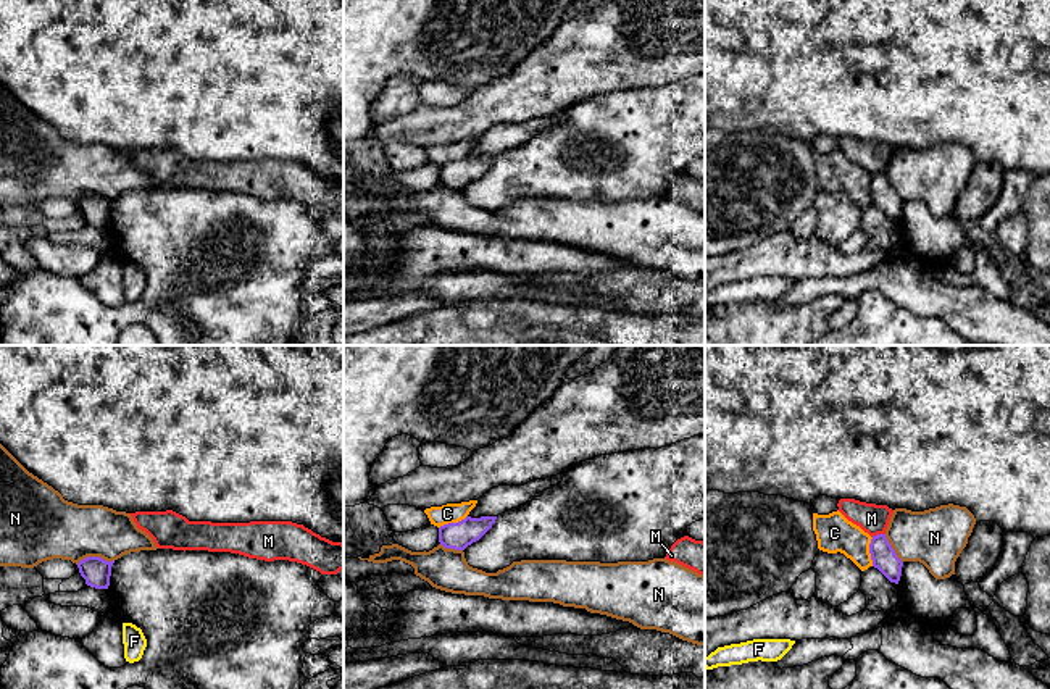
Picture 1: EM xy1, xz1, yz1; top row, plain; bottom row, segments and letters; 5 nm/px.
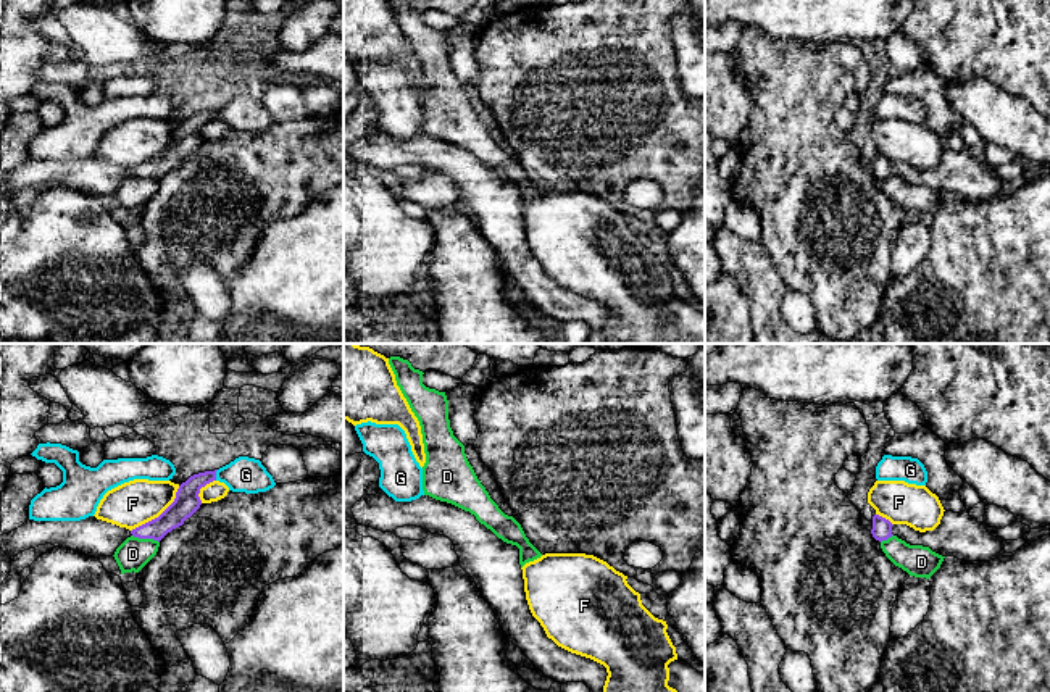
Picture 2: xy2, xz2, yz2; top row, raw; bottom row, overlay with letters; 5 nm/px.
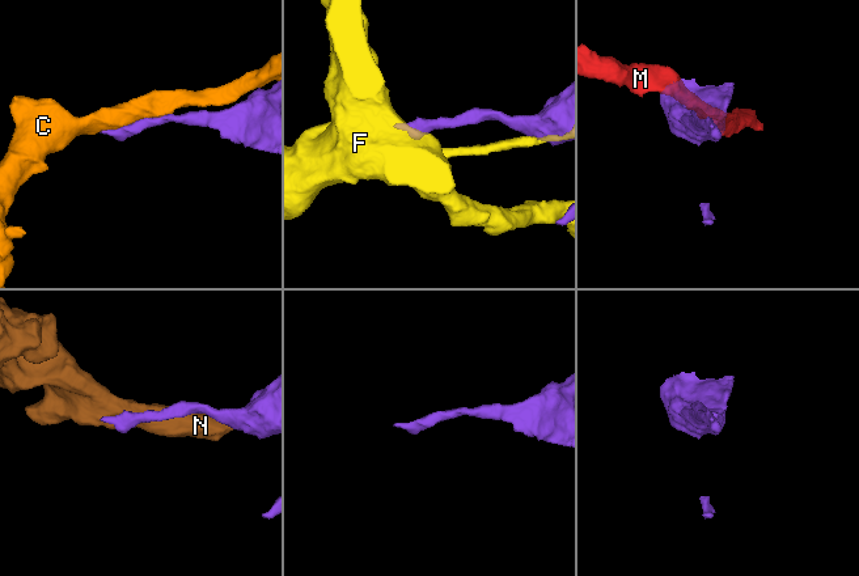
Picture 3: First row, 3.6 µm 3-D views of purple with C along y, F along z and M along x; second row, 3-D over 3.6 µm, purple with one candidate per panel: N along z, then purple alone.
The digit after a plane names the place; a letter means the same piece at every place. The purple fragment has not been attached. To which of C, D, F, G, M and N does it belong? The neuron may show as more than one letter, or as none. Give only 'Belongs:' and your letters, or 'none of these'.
Belongs: none of these

